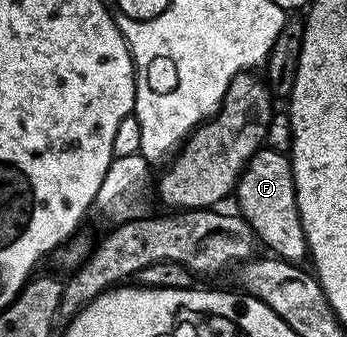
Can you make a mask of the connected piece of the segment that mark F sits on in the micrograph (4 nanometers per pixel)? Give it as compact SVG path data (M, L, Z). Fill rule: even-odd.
M262 146L239 174L233 199L239 202L238 214L251 226L256 240L268 247L276 259L285 259L289 263L302 264L308 258L305 229L299 220L297 193L293 181L293 169L290 158L284 152L274 151L272 147Z

